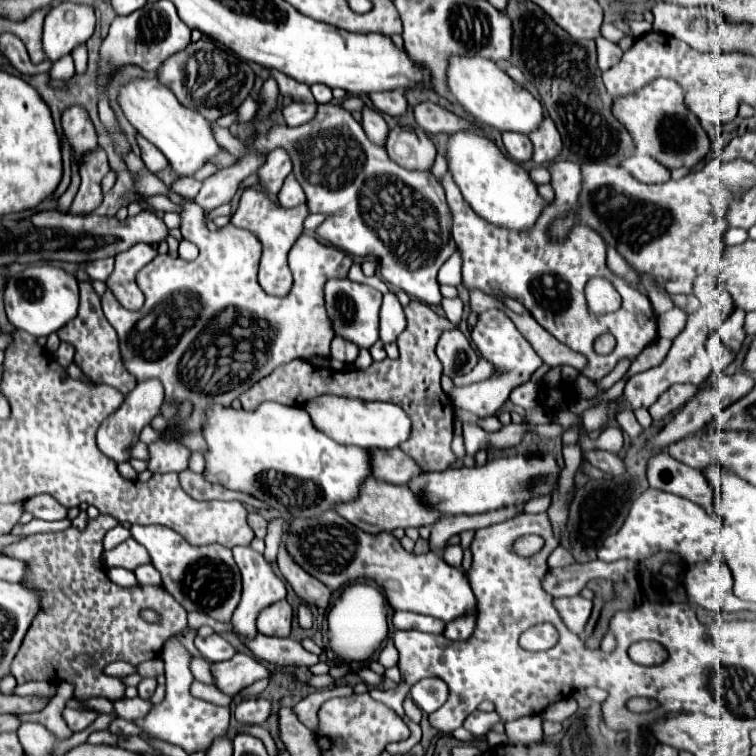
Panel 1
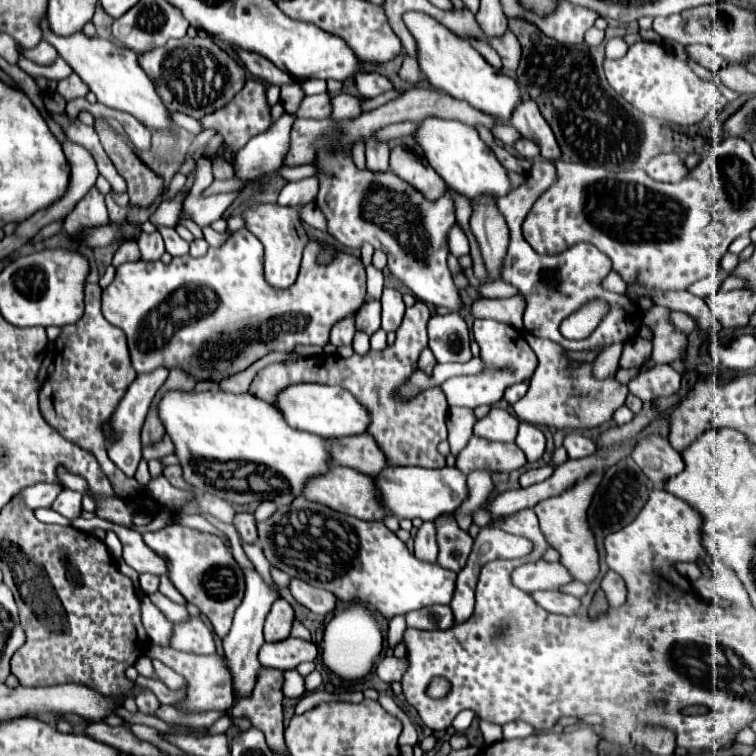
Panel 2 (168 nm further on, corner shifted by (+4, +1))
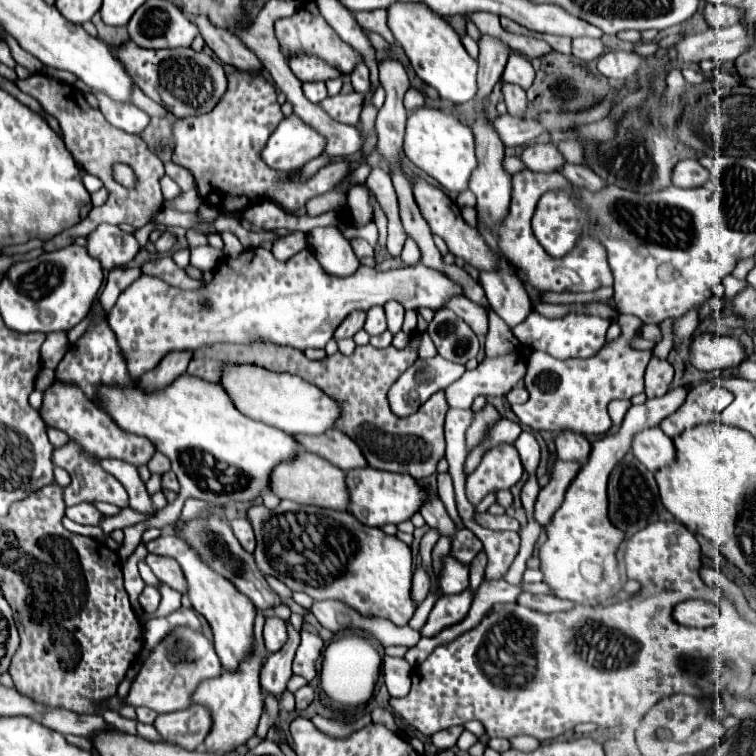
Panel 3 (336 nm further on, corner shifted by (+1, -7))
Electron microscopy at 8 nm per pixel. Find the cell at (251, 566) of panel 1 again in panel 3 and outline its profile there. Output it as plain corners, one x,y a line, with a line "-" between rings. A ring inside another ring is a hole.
254,652
236,672
222,672
222,676
206,680
194,692
194,702
206,706
212,714
212,730
204,740
208,752
232,752
246,744
256,734
258,720
262,716
262,692
260,692
260,656

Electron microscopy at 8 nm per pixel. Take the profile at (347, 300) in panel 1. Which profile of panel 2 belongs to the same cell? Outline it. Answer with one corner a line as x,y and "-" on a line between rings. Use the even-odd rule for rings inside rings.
369,300
355,312
355,328
369,336
381,328
381,302
379,300

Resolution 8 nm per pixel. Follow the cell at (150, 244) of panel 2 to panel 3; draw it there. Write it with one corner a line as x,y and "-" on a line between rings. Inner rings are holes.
164,232
164,234
158,238
158,242
156,242
156,250
158,250
158,252
170,252
170,250
176,246
176,242
178,242
176,234

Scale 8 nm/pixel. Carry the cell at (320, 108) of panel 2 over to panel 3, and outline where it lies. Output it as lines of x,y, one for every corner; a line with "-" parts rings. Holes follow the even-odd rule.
350,92
350,94
338,94
332,98
326,98
320,102
320,106
330,114
330,118
342,122
342,124
360,124
360,112
362,112
364,94

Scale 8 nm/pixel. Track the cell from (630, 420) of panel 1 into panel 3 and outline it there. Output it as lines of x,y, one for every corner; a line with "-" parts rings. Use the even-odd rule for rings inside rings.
612,400
612,402
608,404
608,414
610,414
610,418
612,418
612,422
614,422
616,426
622,424
624,414
628,412
630,406
632,406
630,400

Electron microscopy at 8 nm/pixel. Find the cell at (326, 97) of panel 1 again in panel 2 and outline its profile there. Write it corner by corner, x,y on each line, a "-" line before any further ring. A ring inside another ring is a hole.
303,80
303,82
301,82
301,88
303,88
303,92
305,92
307,96
327,92
327,86
325,86
323,80

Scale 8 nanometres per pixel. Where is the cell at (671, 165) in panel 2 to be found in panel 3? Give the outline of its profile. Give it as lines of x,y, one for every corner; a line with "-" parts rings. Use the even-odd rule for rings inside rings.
682,160
676,164
672,180
680,188
698,188
704,186
710,178
710,172
698,160

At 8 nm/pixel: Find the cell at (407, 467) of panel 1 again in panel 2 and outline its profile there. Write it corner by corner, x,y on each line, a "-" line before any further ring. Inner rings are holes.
359,434
359,438
335,438
331,442
333,462
353,468
367,476
377,476
389,462
371,434

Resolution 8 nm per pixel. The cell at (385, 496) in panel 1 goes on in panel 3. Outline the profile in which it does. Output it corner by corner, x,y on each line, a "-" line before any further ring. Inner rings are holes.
298,450
296,456
290,462
280,462
272,474
268,490
276,494
280,500
288,498
298,504
312,504
320,508
332,508
332,510
346,510
348,508
348,492
344,482
344,472
326,462
324,458
318,458
316,454
310,454
306,450

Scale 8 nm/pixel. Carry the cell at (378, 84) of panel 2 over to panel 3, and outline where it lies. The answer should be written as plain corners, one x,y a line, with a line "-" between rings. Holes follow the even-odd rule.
358,62
350,76
352,76
352,86
354,86
354,90
358,90
358,92
362,92
362,94
368,94
368,90
370,90
370,78
368,78
368,68
366,68
366,64
364,64
364,62

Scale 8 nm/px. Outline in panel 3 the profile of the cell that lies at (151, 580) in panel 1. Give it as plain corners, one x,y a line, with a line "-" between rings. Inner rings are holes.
146,586
146,588
142,590
142,594
138,596
138,602
140,602
140,606
142,606
144,612
156,612
156,608
158,608
158,604
160,604
160,594
158,594
156,588

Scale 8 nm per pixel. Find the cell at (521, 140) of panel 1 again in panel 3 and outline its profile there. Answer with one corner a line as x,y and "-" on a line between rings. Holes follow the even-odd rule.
534,142
526,146
520,160
532,172
556,172
566,164
564,156
552,142

